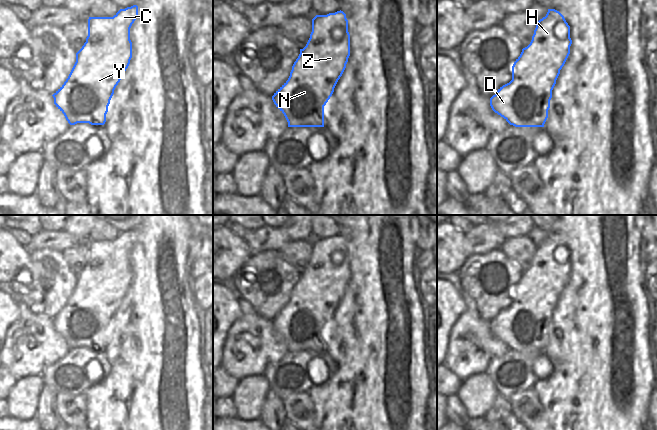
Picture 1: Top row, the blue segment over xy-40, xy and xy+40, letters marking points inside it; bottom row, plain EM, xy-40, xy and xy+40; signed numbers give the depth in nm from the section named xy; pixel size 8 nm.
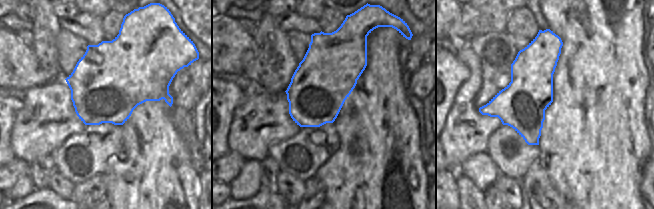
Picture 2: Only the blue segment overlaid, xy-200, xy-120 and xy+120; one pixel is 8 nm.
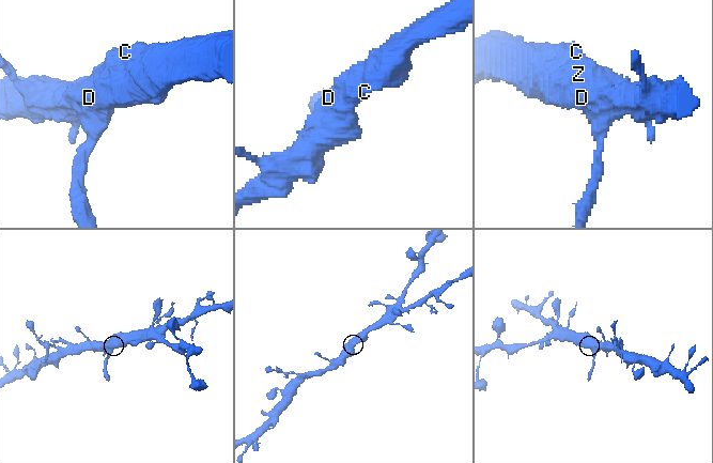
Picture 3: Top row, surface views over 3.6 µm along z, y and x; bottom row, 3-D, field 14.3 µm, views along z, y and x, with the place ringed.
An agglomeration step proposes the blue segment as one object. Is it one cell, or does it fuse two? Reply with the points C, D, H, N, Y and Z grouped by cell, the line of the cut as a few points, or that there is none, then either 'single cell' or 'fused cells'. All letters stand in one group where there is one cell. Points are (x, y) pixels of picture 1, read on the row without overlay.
C D H N Y Z; no cut; single cell

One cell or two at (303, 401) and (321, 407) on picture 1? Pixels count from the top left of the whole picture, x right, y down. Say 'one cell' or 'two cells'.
two cells

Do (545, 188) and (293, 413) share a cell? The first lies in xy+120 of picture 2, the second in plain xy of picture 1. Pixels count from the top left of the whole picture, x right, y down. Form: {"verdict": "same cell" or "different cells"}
{"verdict": "same cell"}

